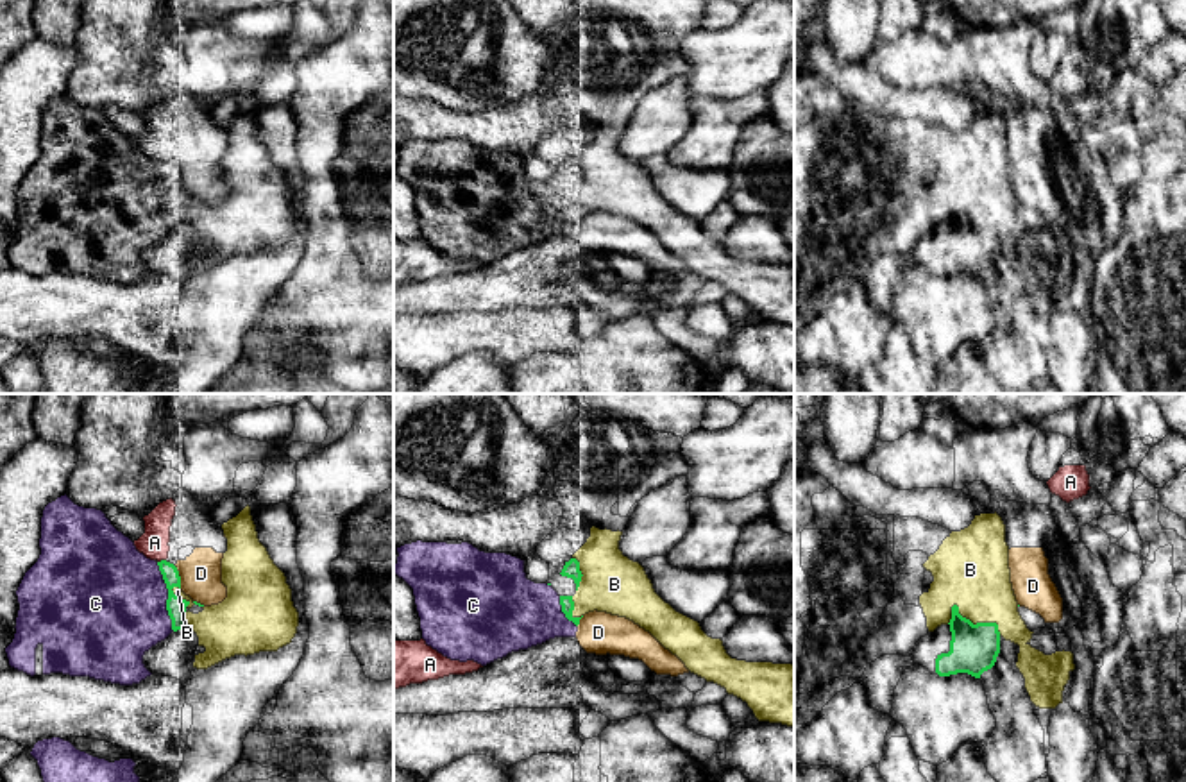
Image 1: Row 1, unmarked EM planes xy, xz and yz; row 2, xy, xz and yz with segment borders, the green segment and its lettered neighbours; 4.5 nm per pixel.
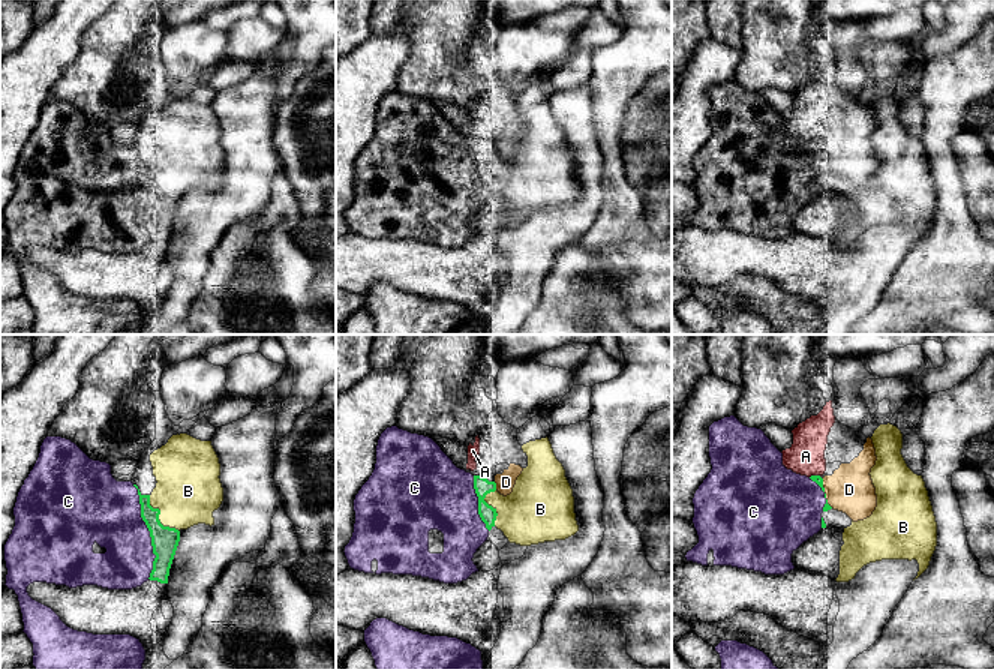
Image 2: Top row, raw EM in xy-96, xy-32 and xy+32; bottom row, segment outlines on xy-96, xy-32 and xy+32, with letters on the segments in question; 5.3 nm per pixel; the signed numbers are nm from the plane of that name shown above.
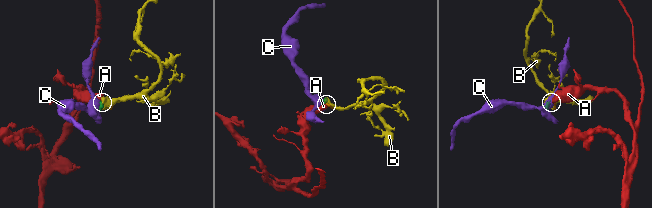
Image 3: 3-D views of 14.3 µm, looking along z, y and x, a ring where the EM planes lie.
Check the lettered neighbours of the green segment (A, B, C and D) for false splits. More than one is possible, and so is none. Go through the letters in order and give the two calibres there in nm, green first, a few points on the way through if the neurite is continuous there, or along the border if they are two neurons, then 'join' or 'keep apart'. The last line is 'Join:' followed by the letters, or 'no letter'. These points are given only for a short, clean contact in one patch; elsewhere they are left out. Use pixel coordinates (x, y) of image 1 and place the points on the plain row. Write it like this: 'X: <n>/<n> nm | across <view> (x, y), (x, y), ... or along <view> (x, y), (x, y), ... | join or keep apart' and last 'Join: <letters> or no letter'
A: 90/130 nm | keep apart
B: 220/340 nm | keep apart
C: 90/480 nm | keep apart
D: 90/190 nm | keep apart
Join: no letter

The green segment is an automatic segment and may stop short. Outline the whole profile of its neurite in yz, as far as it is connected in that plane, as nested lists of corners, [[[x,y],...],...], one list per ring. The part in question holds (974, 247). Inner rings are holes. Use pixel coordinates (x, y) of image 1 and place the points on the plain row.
[[[952,206],[948,224],[937,225],[921,236],[912,251],[914,263],[939,276],[968,272],[975,277],[991,268],[1000,252],[1000,231],[996,222],[977,222]]]

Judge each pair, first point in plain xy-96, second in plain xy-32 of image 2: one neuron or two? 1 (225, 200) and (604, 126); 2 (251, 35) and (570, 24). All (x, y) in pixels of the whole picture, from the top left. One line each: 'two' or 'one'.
1: two
2: two

